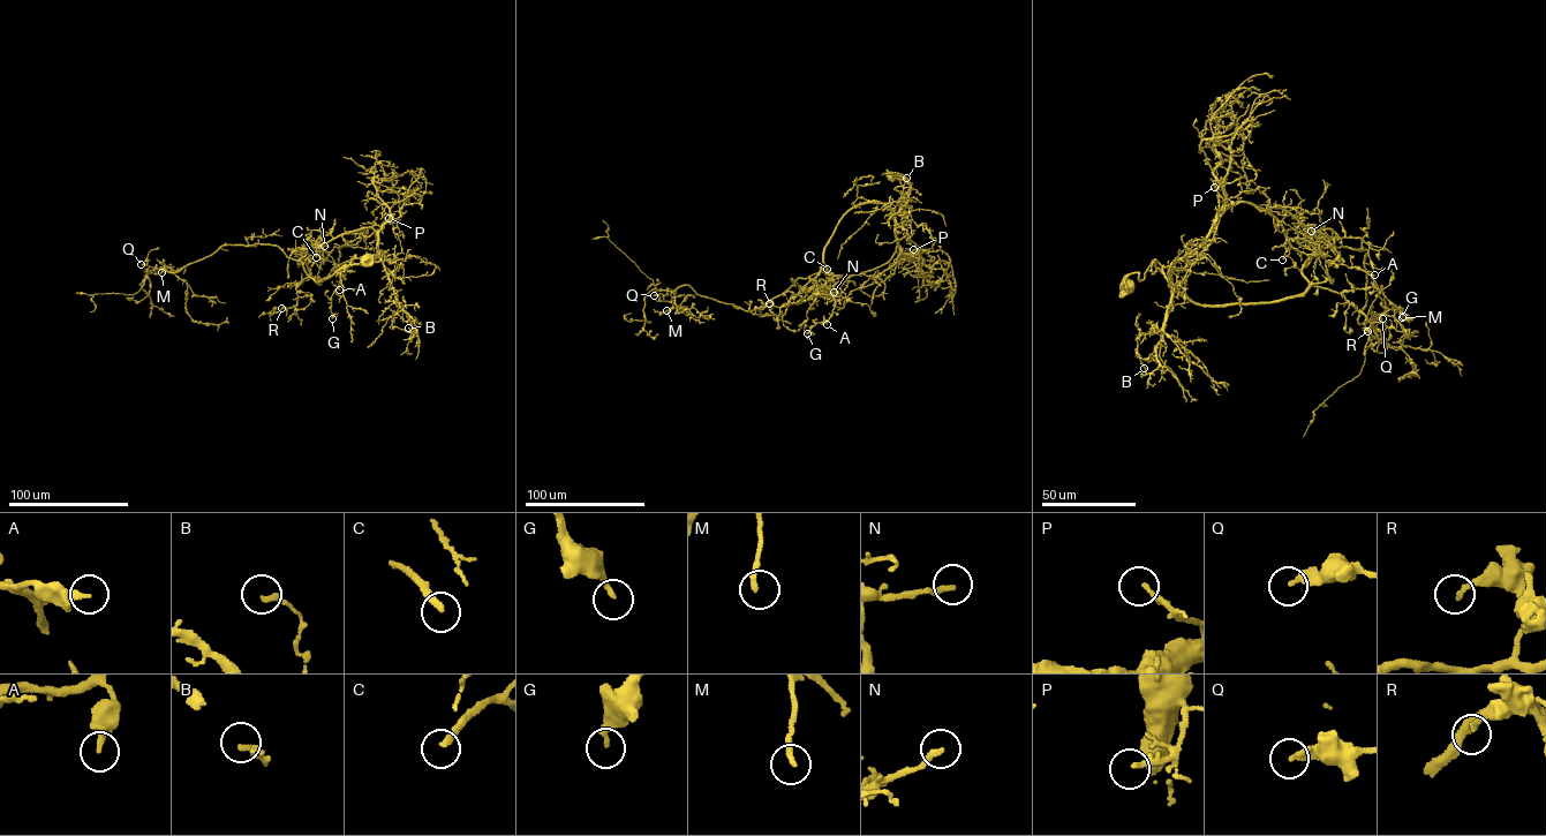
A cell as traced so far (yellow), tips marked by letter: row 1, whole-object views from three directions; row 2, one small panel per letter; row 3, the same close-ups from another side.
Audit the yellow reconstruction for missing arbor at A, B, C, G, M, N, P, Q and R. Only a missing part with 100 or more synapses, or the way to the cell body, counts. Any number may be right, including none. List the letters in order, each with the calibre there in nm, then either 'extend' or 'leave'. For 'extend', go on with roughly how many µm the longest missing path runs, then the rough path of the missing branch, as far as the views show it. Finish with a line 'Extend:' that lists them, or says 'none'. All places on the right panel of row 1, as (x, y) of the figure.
A: 320 nm | leave
B: 200 nm | leave
C: 240 nm | extend | 100 µm | (1282, 260), (1264, 279), (1224, 275), (1193, 284), (1200, 293), (1238, 298)
G: 200 nm | leave
M: 200 nm | leave
N: 240 nm | leave
P: 200 nm | leave
Q: 320 nm | leave
R: 220 nm | leave
Extend: C

